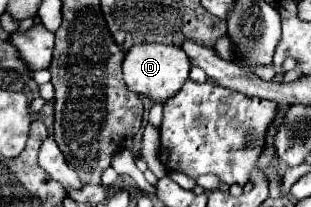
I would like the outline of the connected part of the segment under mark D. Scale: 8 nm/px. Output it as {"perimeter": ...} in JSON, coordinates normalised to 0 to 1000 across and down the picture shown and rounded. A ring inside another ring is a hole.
{"perimeter":[[[450,213],[418,232],[418,261],[405,261],[399,309],[399,386],[405,415],[437,444],[457,454],[469,473],[482,473],[489,493],[514,493],[527,502],[540,473],[553,473],[605,386],[605,348],[611,348],[611,290],[598,271],[598,251],[572,222],[534,222],[534,213]]]}

